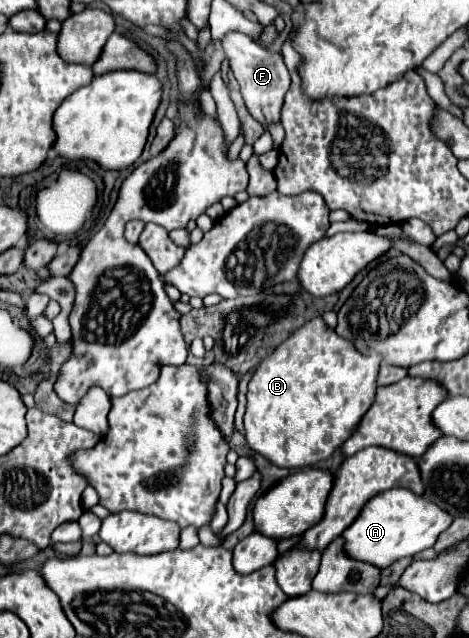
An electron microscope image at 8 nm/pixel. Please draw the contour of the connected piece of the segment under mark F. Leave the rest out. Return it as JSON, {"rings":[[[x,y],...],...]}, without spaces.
{"rings":[[[240,32],[226,34],[222,38],[222,46],[224,46],[226,56],[230,58],[230,70],[234,72],[234,78],[240,84],[240,94],[242,94],[244,104],[246,104],[248,112],[252,114],[252,118],[258,120],[260,124],[264,124],[264,128],[268,128],[266,124],[280,122],[284,94],[290,88],[290,74],[282,60],[282,54],[270,52],[268,48],[264,48],[262,44],[254,42],[250,36],[240,34]]]}

